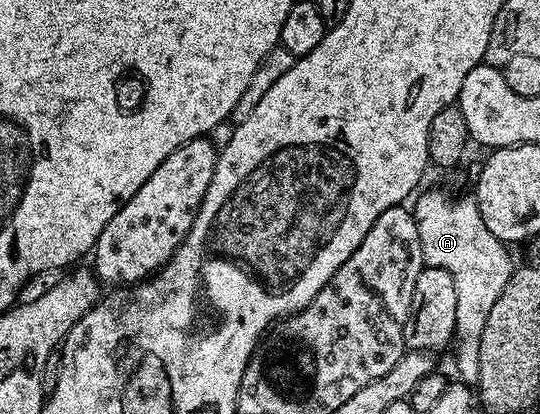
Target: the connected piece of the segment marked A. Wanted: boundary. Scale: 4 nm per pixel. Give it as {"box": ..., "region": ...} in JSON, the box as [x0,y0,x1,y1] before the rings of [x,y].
{"box":[412,191,515,387],"region":[[[427,191],[419,197],[414,200],[412,214],[419,231],[422,264],[426,268],[439,267],[447,271],[455,282],[455,365],[458,380],[473,387],[479,379],[479,336],[491,308],[495,307],[500,292],[513,274],[515,263],[511,261],[508,246],[493,236],[483,223],[472,196],[451,202],[441,191]]]}

